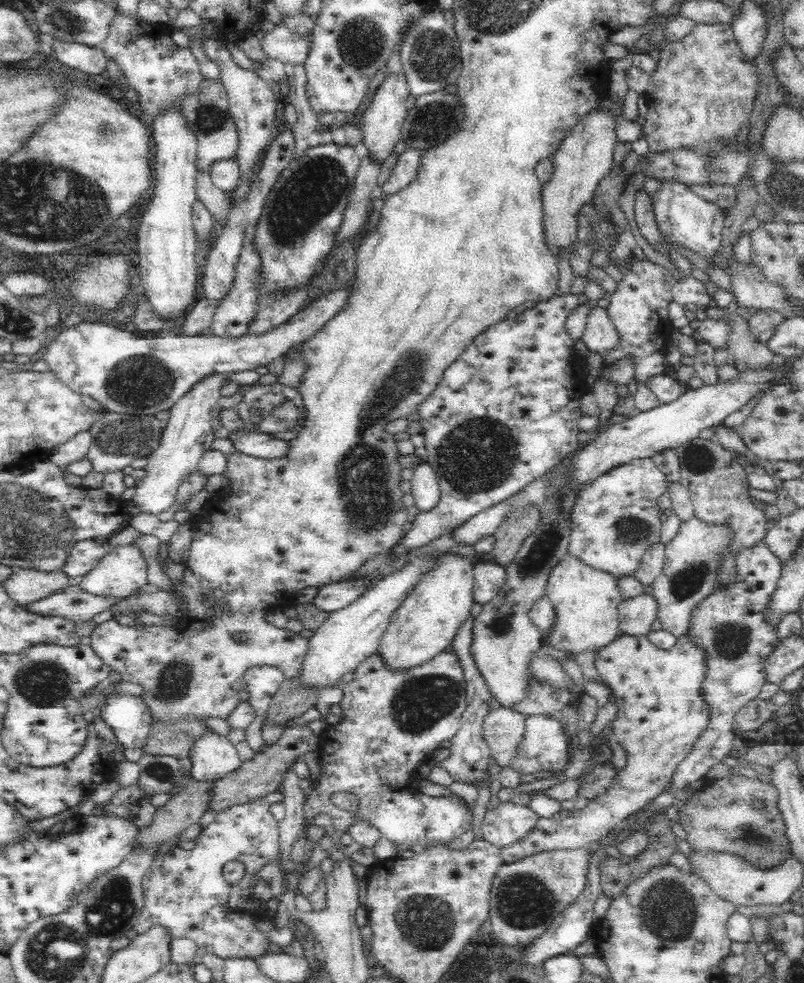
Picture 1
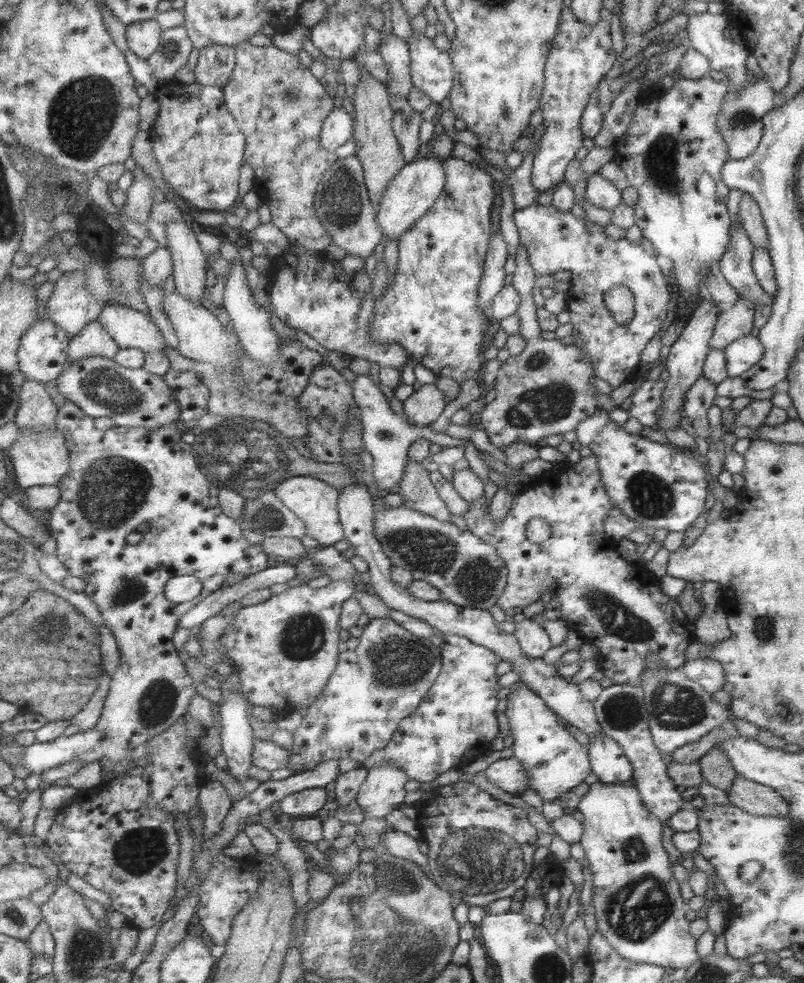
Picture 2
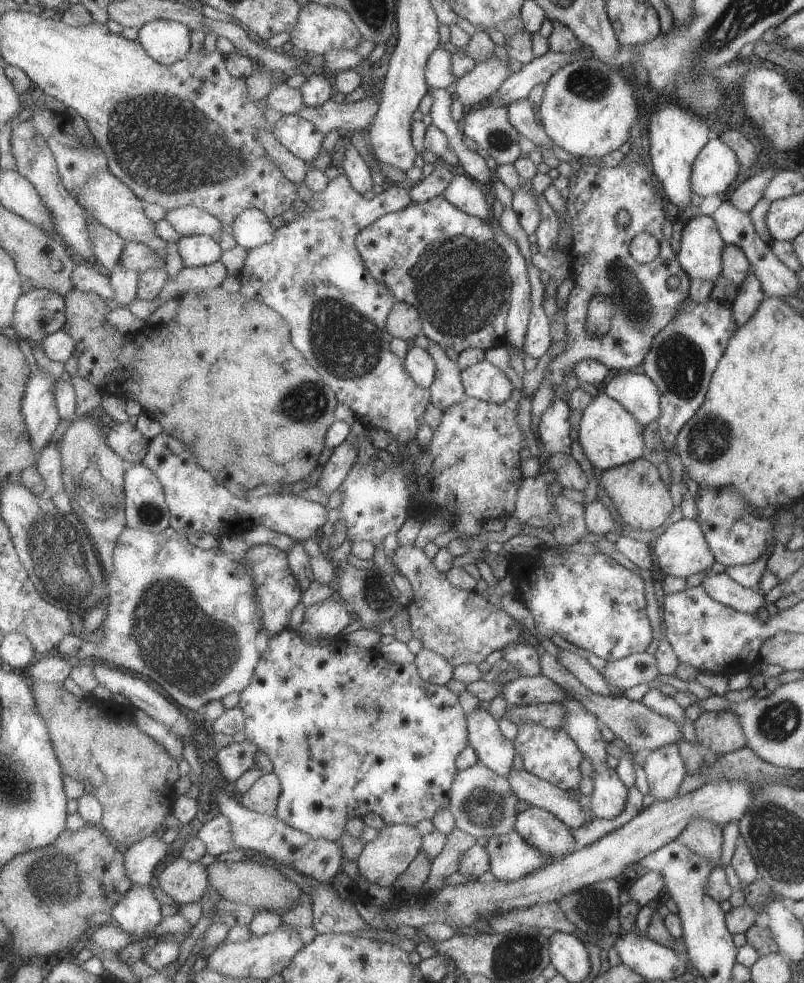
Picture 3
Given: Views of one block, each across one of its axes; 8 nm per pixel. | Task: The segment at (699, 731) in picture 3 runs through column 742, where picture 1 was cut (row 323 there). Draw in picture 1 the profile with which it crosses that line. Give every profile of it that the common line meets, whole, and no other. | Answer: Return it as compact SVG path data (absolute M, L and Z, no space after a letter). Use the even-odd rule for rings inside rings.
M729 316L732 321L732 334L730 334L730 348L727 350L727 362L734 365L738 372L755 371L771 367L777 357L767 348L760 338L751 334L747 320L740 316Z

